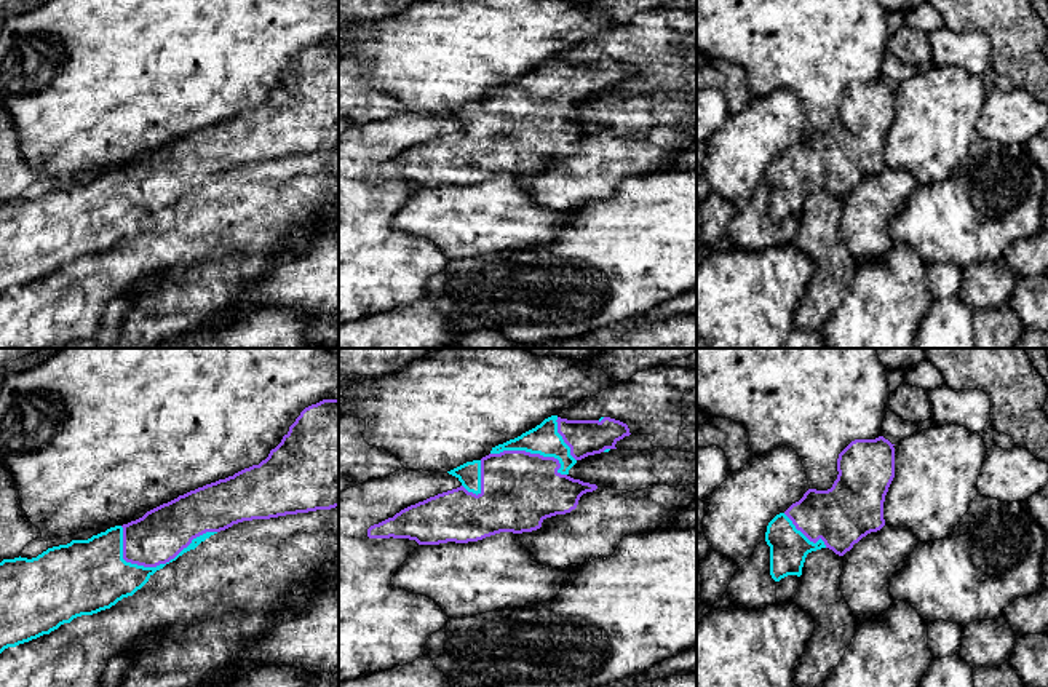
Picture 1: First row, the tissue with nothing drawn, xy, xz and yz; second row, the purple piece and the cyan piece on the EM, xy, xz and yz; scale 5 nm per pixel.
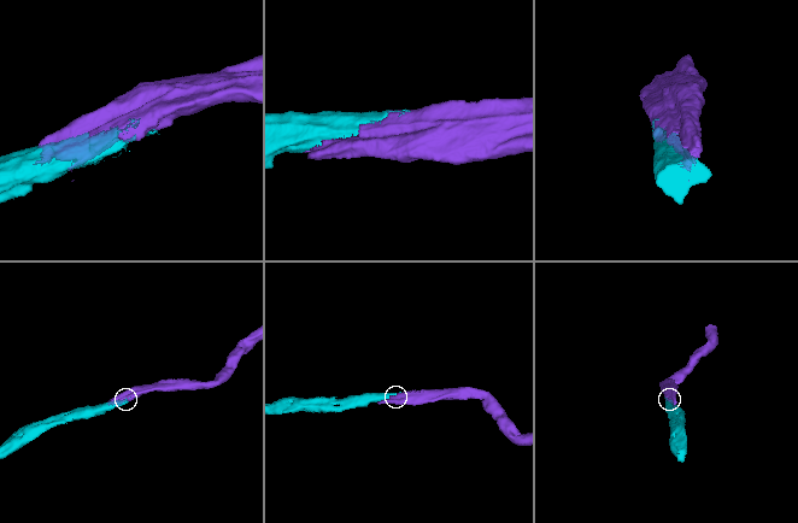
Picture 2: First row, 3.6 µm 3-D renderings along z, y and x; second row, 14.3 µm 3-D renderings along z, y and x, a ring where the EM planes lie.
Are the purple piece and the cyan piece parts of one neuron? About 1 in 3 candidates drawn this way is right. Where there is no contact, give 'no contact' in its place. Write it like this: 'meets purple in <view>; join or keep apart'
meets purple in xy; join

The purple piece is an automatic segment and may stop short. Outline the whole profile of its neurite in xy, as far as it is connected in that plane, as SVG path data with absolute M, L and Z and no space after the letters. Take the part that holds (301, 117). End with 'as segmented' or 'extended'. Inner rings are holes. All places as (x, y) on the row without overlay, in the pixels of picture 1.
M339 42L305 50L259 107L190 133L142 160L88 182L48 190L37 200L0 205L0 296L50 276L81 257L110 251L211 177L233 166L339 149Z; extended

